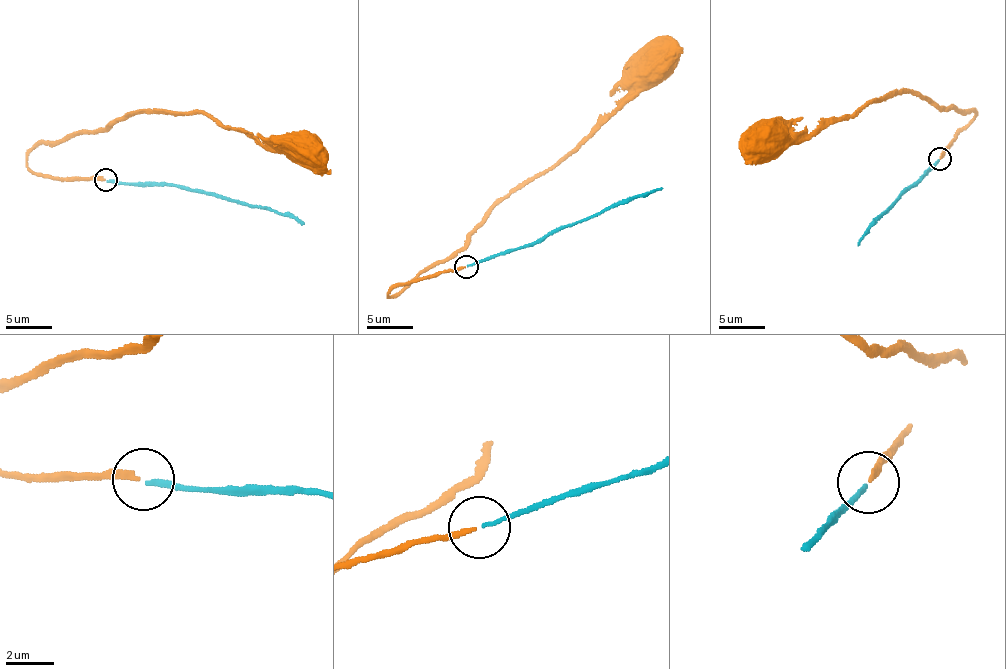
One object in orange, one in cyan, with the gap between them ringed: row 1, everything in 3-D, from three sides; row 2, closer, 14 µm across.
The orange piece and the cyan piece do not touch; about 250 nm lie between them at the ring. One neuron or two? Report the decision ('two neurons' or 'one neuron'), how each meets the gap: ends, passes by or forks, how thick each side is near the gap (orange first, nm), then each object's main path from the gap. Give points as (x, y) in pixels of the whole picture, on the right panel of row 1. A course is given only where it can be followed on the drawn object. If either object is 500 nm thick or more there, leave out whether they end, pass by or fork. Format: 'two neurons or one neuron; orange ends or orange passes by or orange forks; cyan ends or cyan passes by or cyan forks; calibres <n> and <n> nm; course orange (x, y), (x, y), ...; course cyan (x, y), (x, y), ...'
two neurons; orange ends; cyan ends; calibres 190 and 170 nm; course orange (939, 159), (974, 113), (957, 108), (946, 112), (908, 92), (861, 105), (850, 116), (805, 134), (765, 139); course cyan (939, 160), (920, 182), (879, 215), (857, 244)

